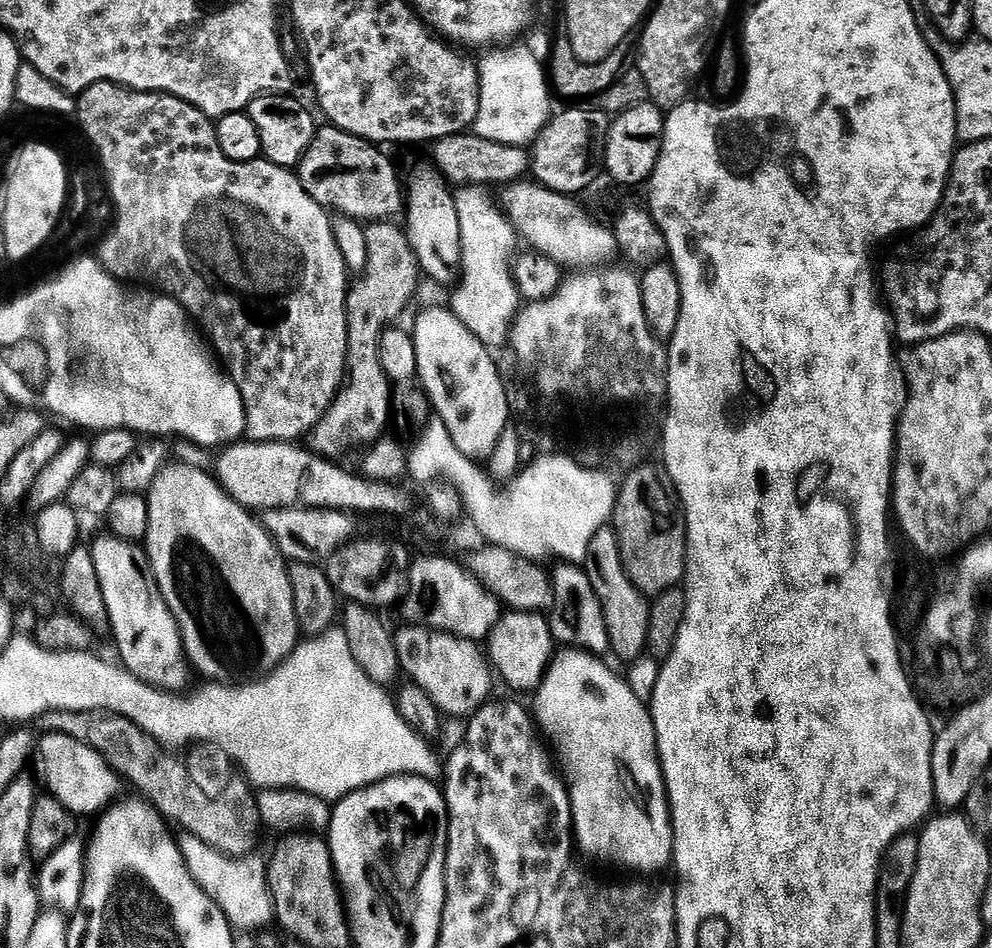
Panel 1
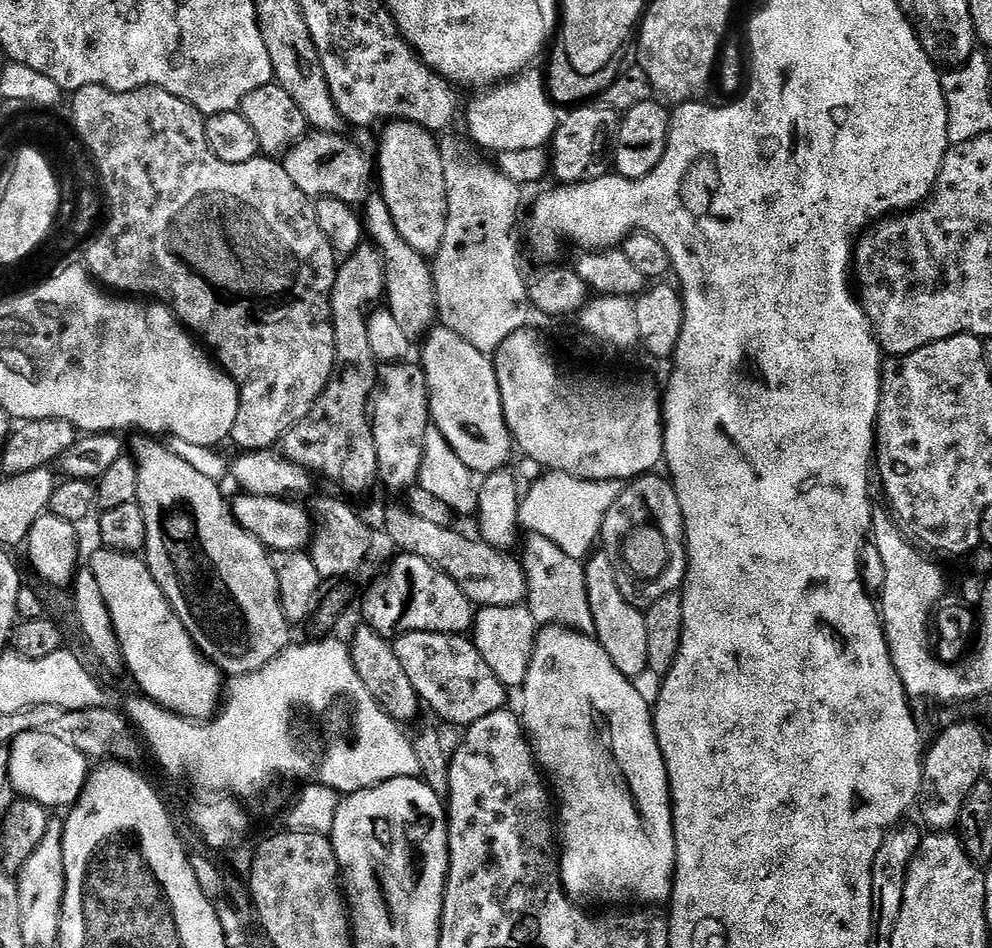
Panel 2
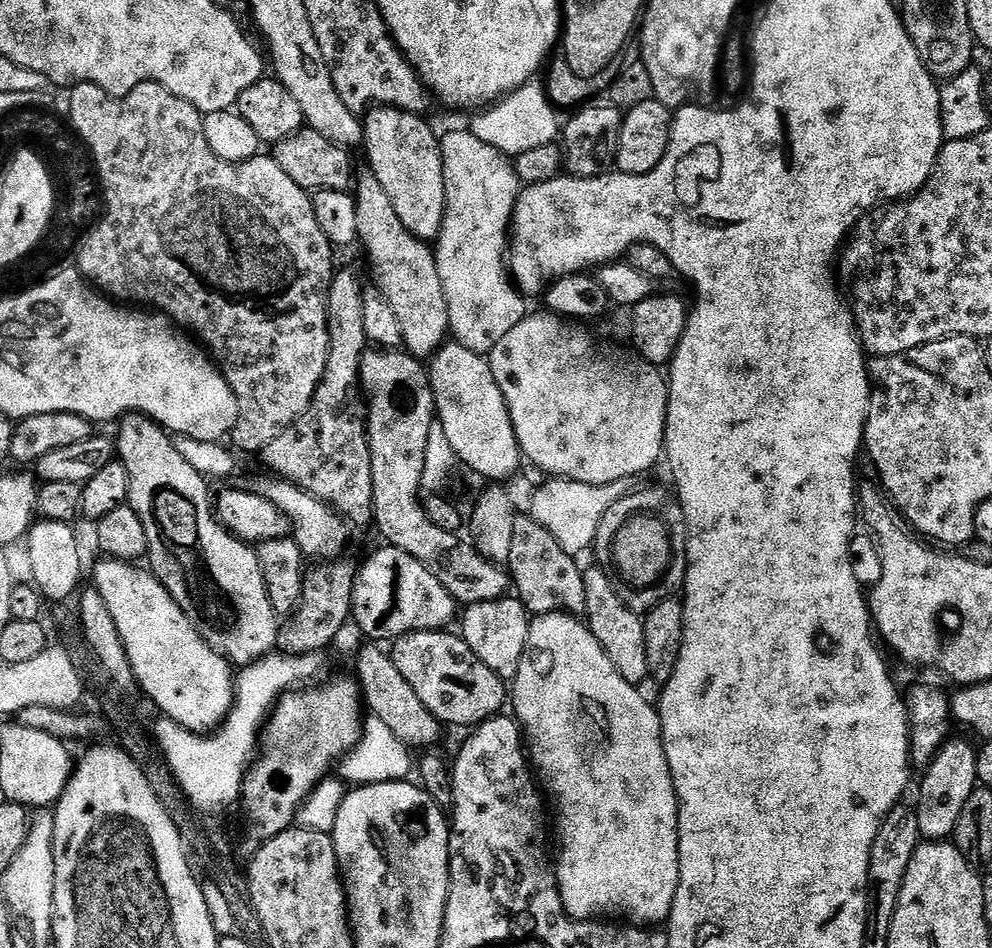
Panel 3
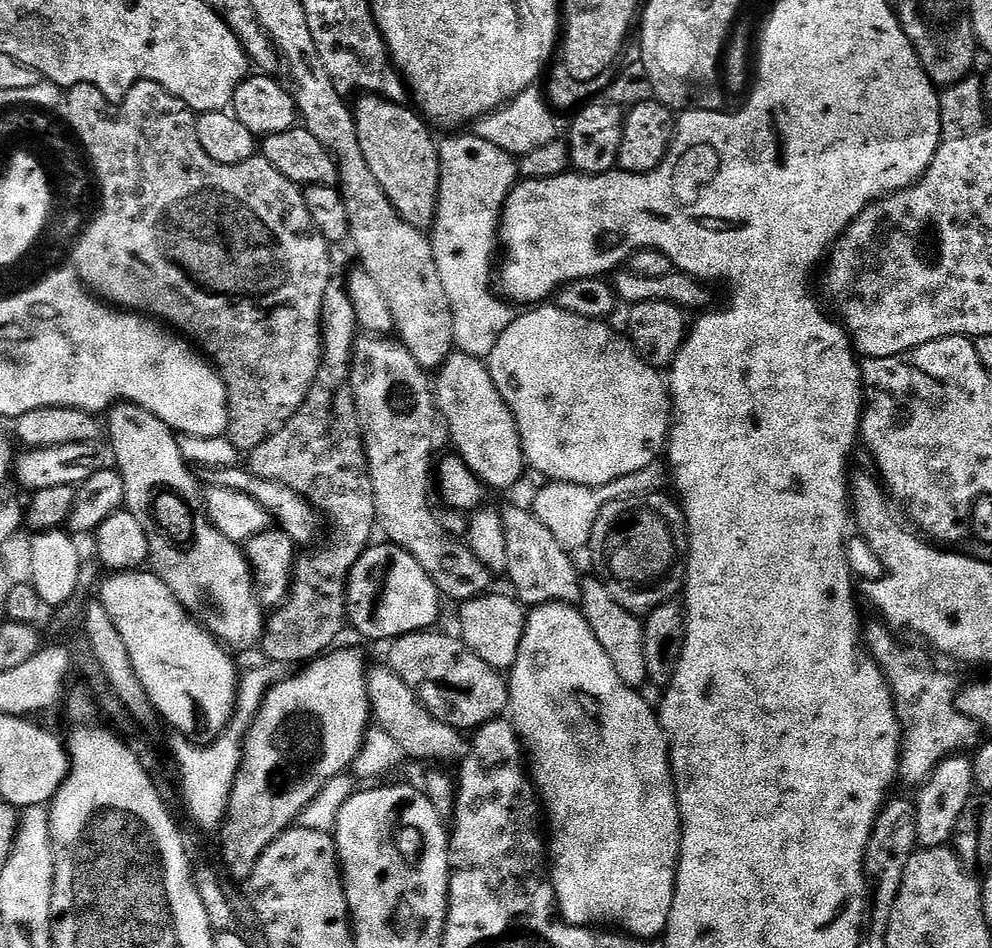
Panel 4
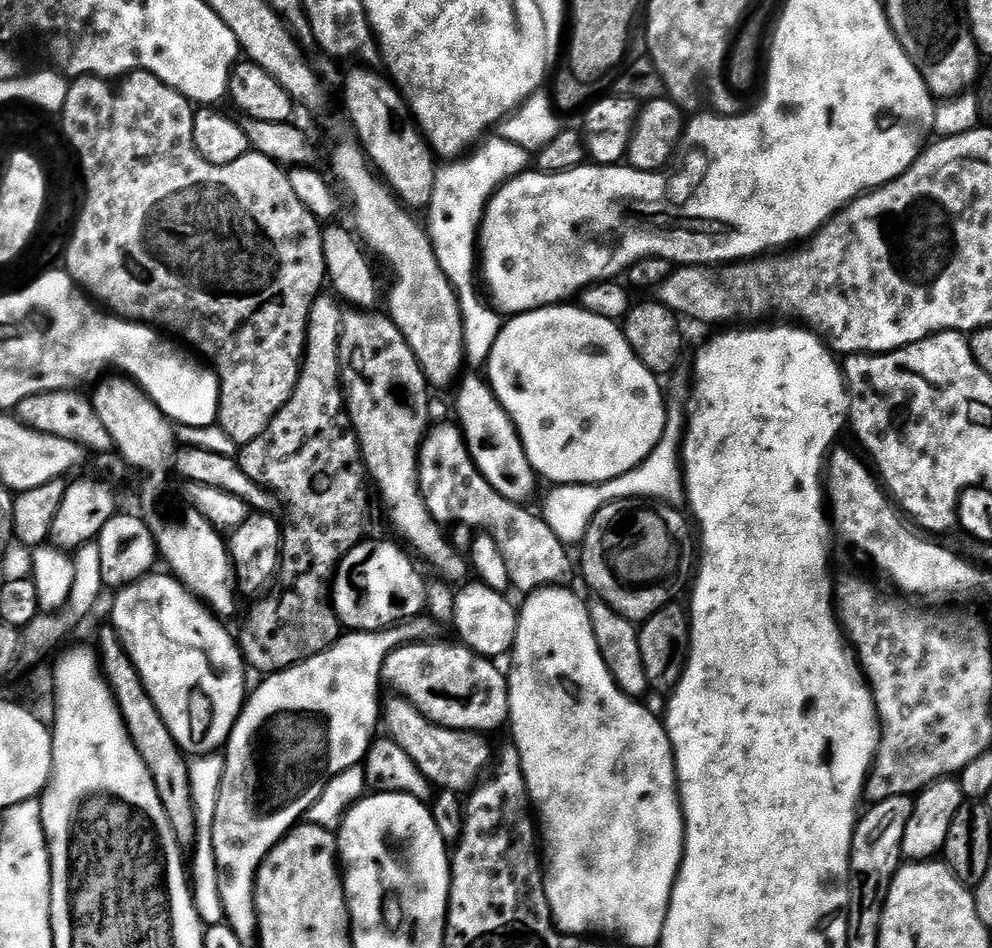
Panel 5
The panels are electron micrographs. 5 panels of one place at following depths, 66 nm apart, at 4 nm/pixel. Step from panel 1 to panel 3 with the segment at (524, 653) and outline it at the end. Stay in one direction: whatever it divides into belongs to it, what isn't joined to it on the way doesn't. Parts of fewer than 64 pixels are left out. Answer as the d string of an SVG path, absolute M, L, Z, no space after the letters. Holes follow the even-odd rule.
M505 598L502 600L491 600L490 602L478 602L477 604L469 604L463 609L462 620L464 616L464 632L462 631L462 639L470 646L470 650L474 650L474 654L482 662L486 662L486 666L490 666L490 670L494 670L494 674L498 674L501 680L511 682L515 680L518 674L518 666L522 662L522 654L528 645L528 625L530 623L530 613L525 608L524 603L518 598Z

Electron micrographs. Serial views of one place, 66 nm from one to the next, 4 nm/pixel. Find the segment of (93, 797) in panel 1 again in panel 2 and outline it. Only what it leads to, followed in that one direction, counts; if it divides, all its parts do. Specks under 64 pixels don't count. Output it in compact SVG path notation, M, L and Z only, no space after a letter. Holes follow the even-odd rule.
M24 733L10 744L8 784L17 797L38 802L43 808L71 809L90 775L90 760L70 740L46 733Z

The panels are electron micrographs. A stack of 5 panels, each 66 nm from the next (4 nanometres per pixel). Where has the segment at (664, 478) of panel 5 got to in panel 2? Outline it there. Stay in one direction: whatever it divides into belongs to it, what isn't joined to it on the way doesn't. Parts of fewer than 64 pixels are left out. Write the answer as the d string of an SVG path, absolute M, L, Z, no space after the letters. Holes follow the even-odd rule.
M548 470L543 475L541 480L533 482L532 489L528 493L526 491L523 493L520 502L519 523L525 529L528 527L529 533L542 538L550 538L550 542L554 542L554 546L558 546L559 549L566 550L566 554L572 552L570 558L578 558L583 561L597 547L604 515L620 497L620 488L606 480L579 480L565 472Z

